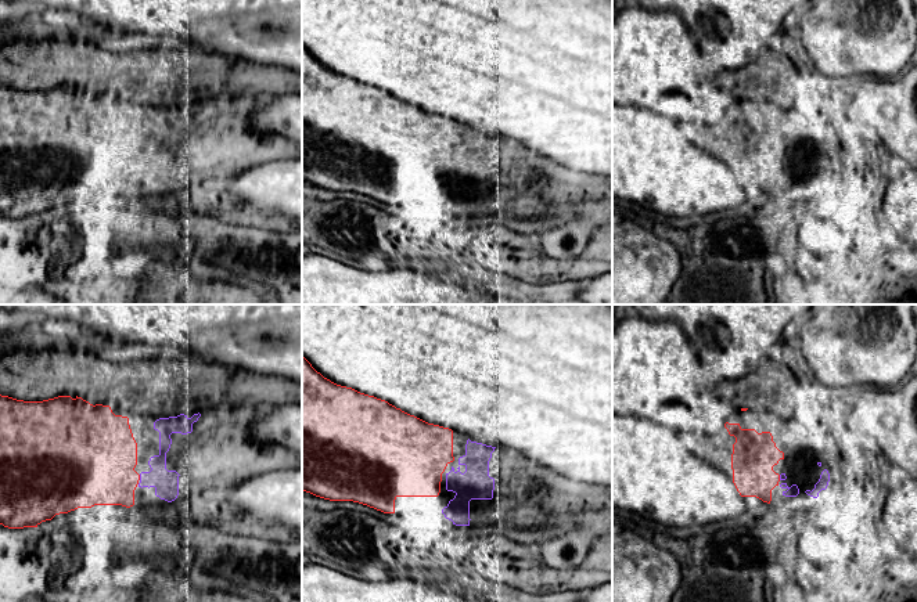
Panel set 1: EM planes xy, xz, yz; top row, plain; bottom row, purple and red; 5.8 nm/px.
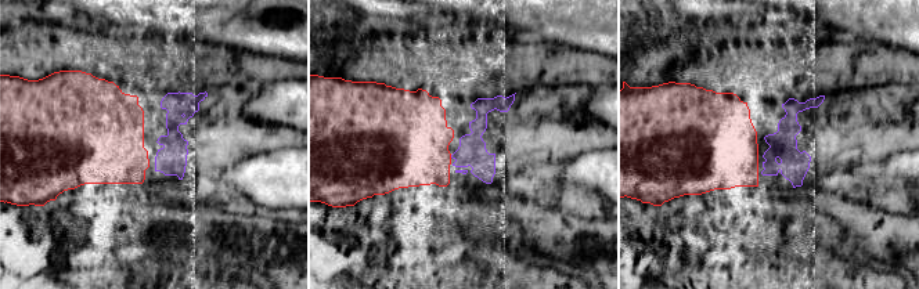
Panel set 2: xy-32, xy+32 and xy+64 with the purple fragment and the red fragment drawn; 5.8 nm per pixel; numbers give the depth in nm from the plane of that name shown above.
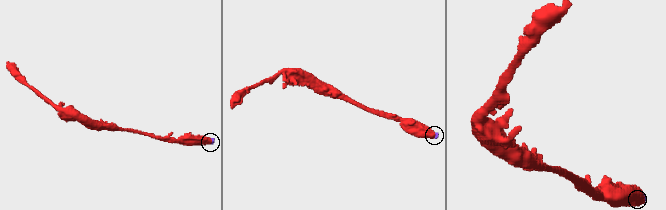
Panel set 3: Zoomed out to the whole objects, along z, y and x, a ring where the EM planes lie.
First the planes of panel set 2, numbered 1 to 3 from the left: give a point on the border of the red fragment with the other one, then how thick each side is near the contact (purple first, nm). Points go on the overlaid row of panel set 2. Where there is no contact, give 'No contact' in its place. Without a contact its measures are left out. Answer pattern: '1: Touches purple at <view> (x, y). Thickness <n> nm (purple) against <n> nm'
1: No contact
2: No contact
3: No contact

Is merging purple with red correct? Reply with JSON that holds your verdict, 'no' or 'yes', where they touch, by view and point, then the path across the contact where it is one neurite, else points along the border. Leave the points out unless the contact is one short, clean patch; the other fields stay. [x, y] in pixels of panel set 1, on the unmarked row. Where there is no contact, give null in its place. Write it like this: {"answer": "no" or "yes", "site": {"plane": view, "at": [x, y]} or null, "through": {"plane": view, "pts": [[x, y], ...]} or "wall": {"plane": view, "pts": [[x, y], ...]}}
{"answer": "yes", "site": {"plane": "xy", "at": [140, 168]}, "through": {"plane": "xy", "pts": [[166, 172], [159, 168], [140, 168], [112, 168], [99, 157]]}}

